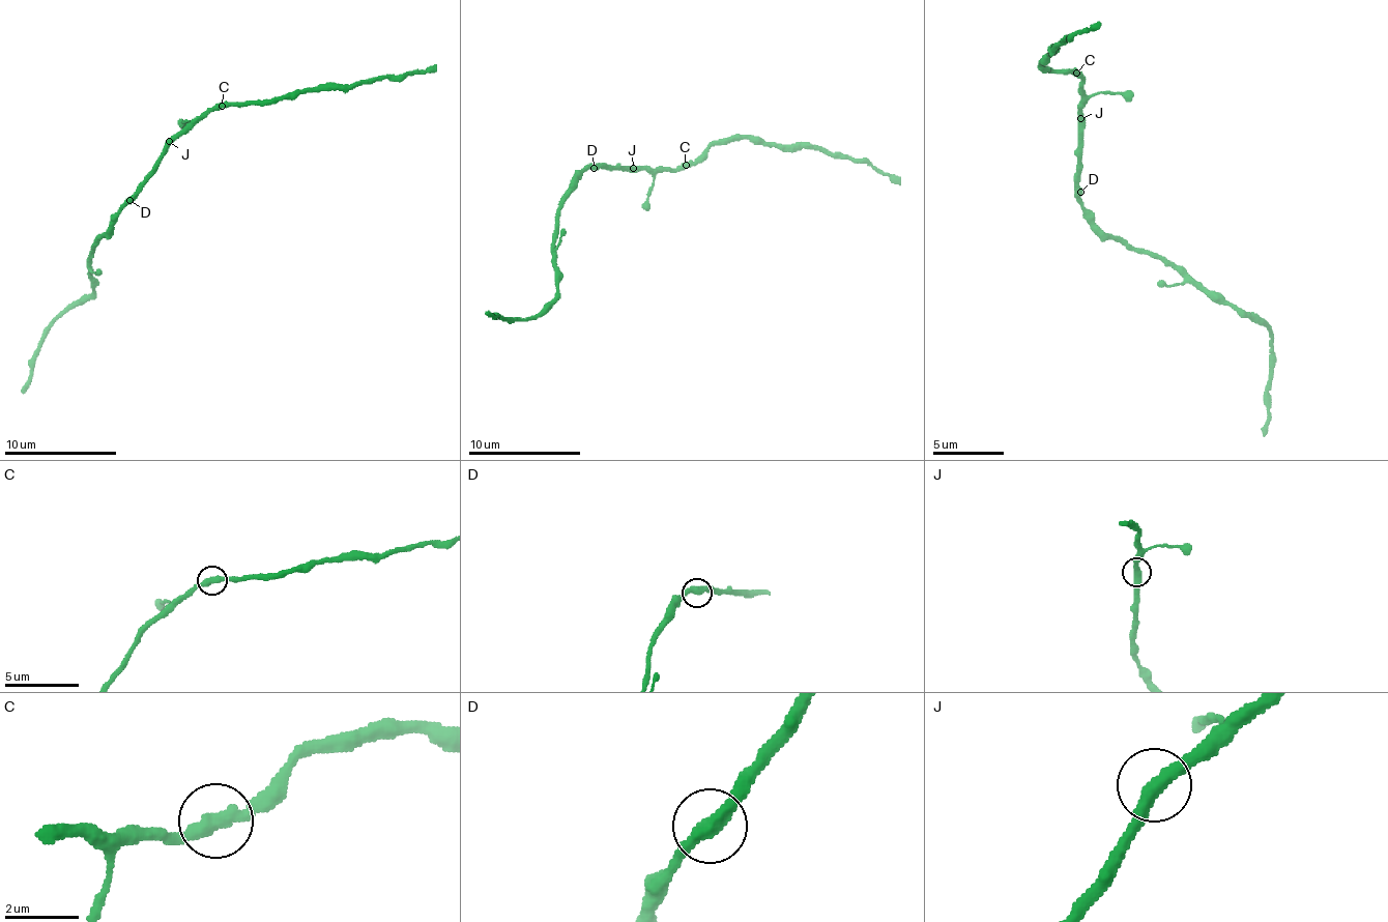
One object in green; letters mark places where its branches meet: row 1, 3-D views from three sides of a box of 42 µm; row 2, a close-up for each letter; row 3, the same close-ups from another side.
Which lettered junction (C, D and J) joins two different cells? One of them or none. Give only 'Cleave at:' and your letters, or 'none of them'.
Cleave at: none of them

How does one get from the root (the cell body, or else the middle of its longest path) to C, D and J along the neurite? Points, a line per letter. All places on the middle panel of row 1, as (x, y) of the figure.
C: (610, 168), (684, 168), (686, 166)
D: (610, 168), (594, 168)
J: (610, 168), (633, 168)

